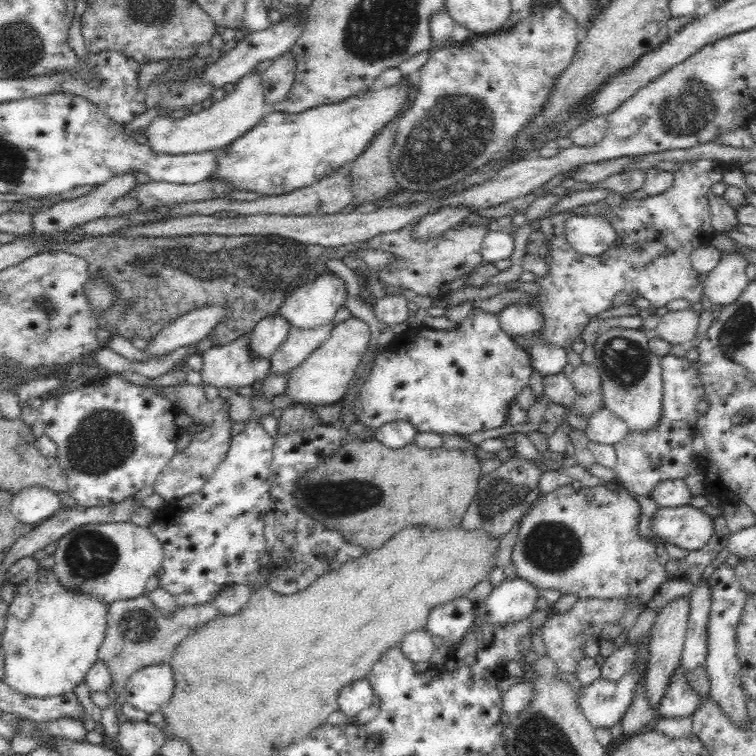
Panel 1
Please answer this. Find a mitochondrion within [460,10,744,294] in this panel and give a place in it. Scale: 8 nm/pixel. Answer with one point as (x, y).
(690, 110)

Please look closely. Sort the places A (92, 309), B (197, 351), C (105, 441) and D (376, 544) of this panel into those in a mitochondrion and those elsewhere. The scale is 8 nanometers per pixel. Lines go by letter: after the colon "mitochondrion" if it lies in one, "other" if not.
A: other
B: other
C: mitochondrion
D: other

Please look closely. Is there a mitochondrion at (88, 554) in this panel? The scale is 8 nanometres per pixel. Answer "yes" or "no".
yes

